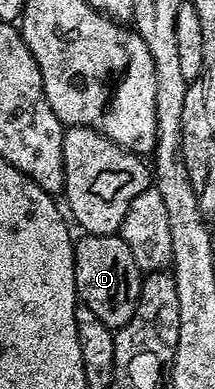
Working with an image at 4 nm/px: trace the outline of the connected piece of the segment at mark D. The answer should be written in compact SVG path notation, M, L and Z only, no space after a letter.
M121 234L87 235L74 243L74 284L78 298L104 325L112 329L123 327L136 313L138 299L142 295L144 272L136 265L132 249L123 241Z

